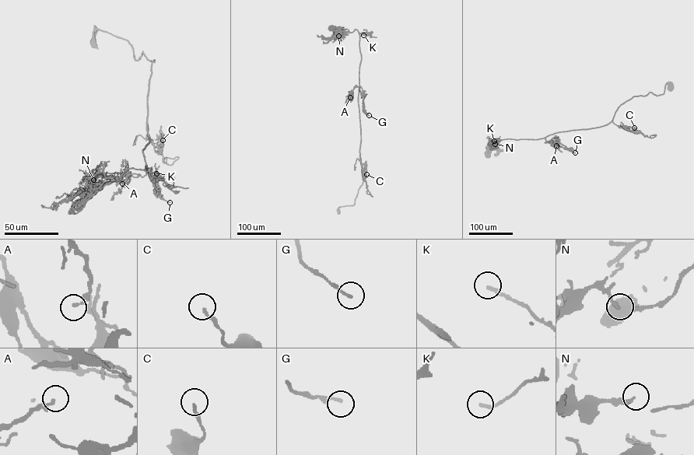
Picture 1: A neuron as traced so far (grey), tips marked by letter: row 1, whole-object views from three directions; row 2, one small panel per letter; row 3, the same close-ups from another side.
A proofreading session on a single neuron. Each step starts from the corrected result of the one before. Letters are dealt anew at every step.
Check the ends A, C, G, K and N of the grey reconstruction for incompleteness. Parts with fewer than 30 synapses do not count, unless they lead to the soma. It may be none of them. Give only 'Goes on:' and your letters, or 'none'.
Goes on: none

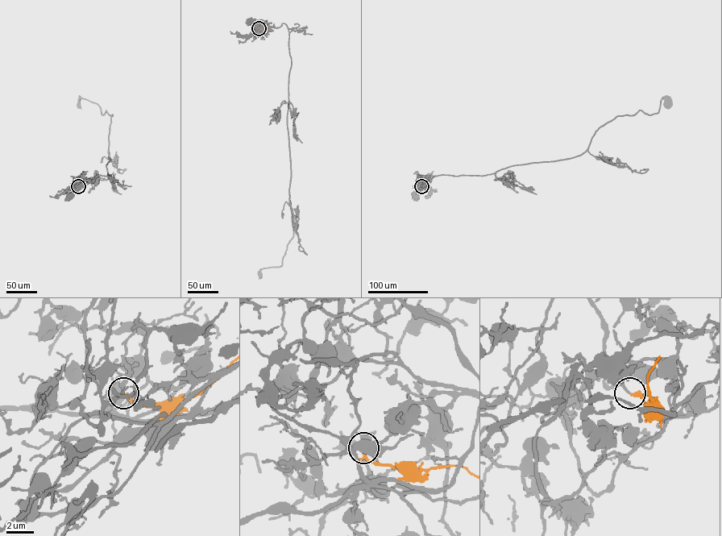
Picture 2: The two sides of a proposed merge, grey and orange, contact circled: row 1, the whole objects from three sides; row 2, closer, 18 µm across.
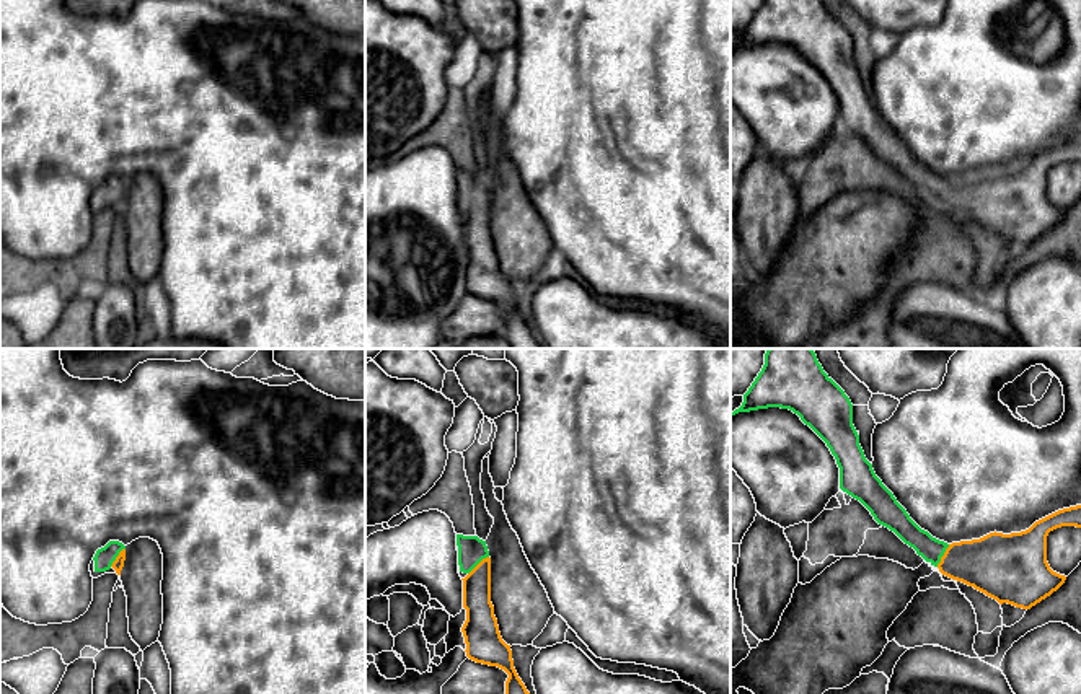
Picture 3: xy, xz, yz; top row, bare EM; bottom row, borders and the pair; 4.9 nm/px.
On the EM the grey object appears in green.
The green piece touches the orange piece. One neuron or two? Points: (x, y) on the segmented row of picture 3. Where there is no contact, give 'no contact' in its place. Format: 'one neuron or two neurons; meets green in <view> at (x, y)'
one neuron; meets green in yz at (943, 554)

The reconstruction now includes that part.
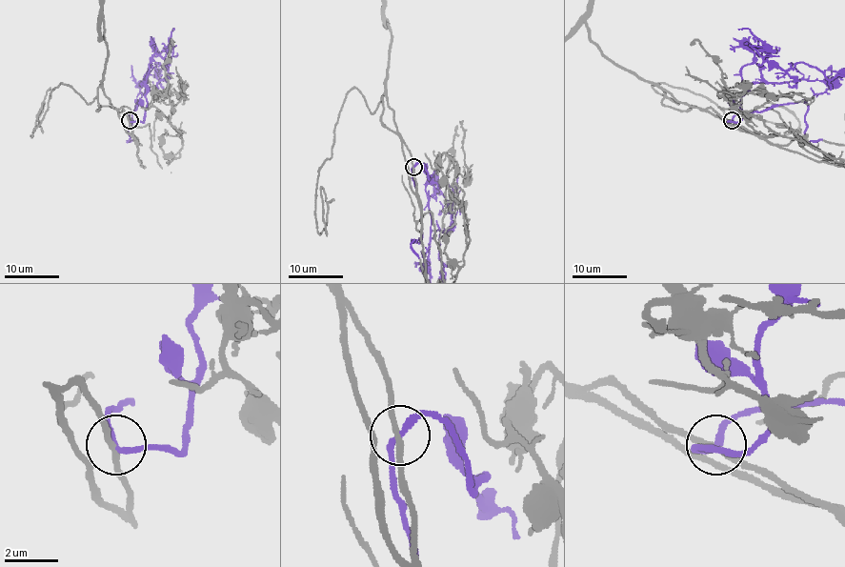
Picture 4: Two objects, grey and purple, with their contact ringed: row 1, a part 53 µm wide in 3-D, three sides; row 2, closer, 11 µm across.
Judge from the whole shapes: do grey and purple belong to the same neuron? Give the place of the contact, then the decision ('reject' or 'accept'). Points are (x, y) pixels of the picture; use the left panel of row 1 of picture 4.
at (130, 120); accept

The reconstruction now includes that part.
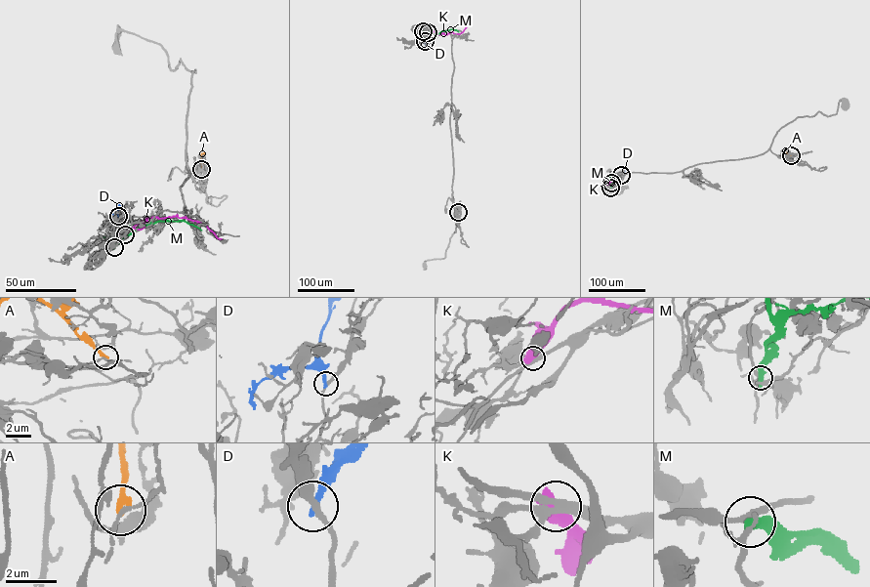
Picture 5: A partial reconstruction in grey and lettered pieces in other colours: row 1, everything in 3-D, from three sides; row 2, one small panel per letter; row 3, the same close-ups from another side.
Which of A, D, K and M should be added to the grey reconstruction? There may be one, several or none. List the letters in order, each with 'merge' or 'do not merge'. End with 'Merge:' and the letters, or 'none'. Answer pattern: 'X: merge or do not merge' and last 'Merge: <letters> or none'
A: do not merge
D: do not merge
K: do not merge
M: do not merge
Merge: none

